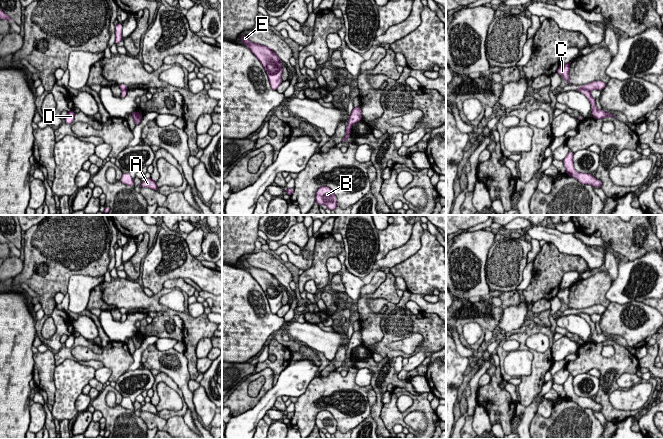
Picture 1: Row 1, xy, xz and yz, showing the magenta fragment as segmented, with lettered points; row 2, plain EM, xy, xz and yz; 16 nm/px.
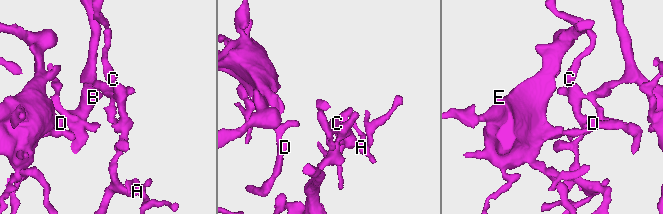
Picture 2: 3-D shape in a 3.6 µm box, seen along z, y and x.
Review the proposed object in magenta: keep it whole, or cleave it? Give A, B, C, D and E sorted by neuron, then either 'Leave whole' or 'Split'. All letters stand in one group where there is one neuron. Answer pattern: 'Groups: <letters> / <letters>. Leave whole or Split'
Groups: A C D E / B. Split

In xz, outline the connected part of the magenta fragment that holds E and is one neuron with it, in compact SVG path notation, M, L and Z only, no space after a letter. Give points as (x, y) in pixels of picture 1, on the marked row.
M247 35L240 36L242 42L251 50L264 67L273 90L277 90L282 81L282 62L277 54L265 45L251 42Z

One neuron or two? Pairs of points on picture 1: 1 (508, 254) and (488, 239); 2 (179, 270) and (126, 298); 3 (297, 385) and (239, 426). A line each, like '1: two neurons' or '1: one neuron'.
1: two neurons
2: two neurons
3: one neuron

